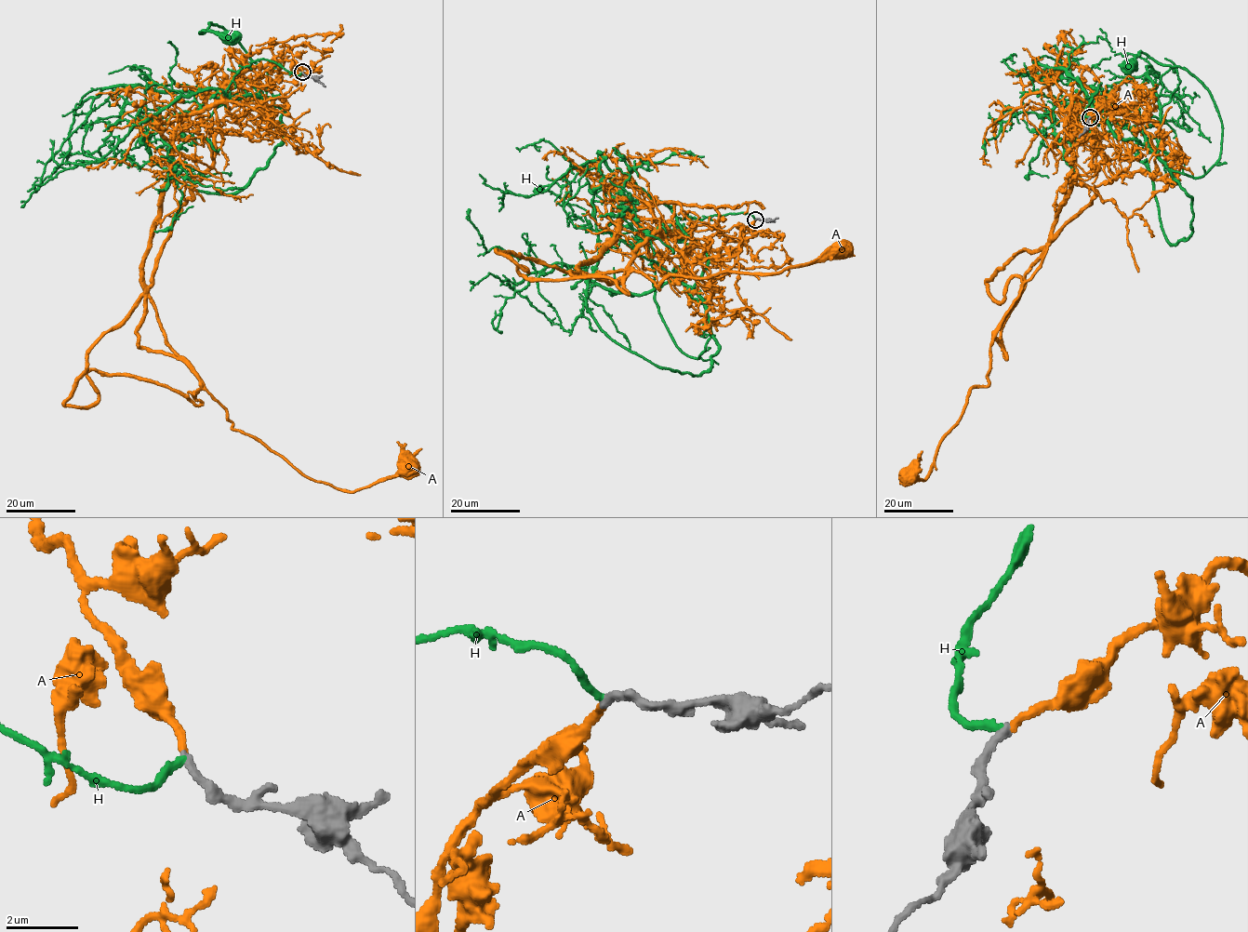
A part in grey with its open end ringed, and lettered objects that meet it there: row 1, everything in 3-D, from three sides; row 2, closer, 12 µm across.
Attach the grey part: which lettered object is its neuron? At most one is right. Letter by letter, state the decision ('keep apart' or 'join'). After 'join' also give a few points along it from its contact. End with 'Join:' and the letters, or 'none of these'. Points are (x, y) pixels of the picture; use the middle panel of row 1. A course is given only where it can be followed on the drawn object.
A: join; it runs (755, 219), (716, 250), (665, 228), (619, 283), (582, 274), (631, 269), (659, 288), (840, 249)
H: keep apart
Join: A

